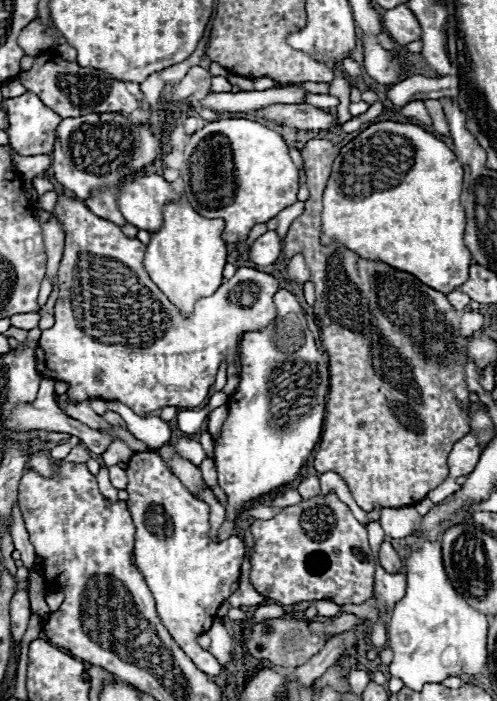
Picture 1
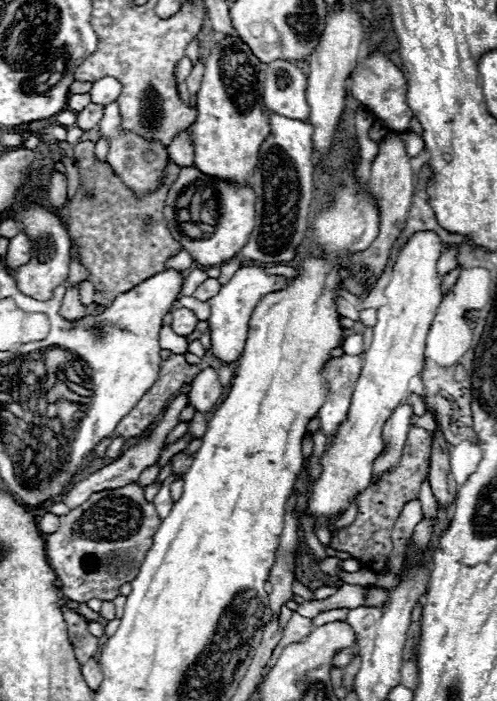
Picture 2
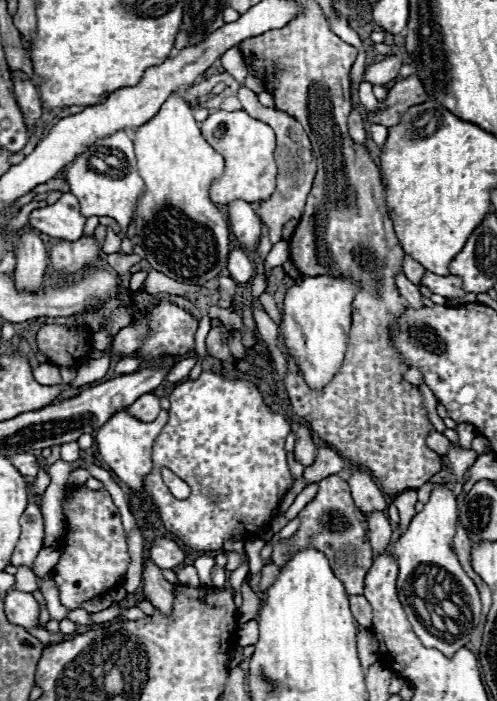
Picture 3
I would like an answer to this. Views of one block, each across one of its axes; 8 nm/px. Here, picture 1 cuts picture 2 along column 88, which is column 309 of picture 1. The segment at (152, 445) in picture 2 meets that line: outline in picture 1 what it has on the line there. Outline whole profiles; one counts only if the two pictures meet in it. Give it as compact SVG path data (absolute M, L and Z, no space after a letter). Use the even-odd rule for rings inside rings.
M306 476L306 478L300 482L298 492L300 492L302 498L318 496L318 494L320 494L320 482L318 482L318 476Z

